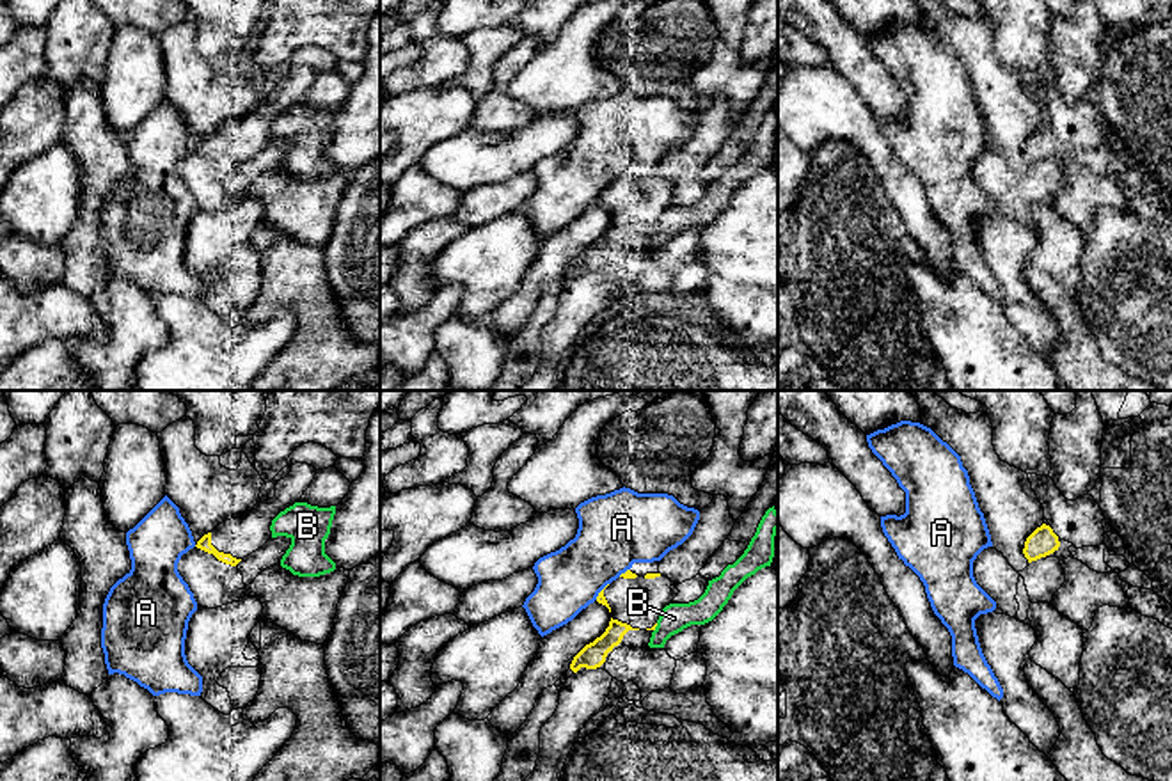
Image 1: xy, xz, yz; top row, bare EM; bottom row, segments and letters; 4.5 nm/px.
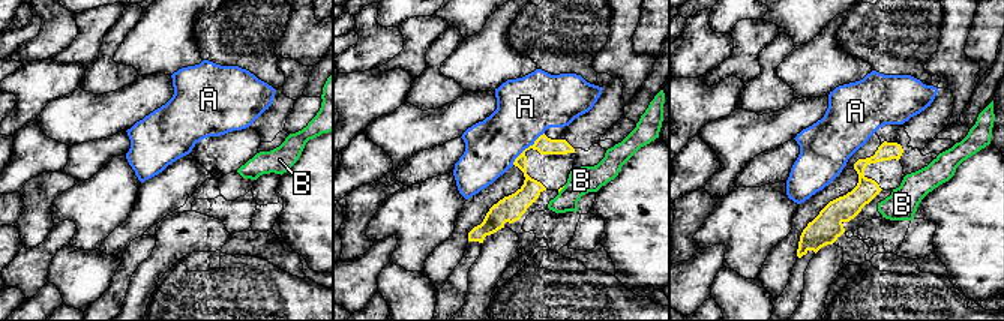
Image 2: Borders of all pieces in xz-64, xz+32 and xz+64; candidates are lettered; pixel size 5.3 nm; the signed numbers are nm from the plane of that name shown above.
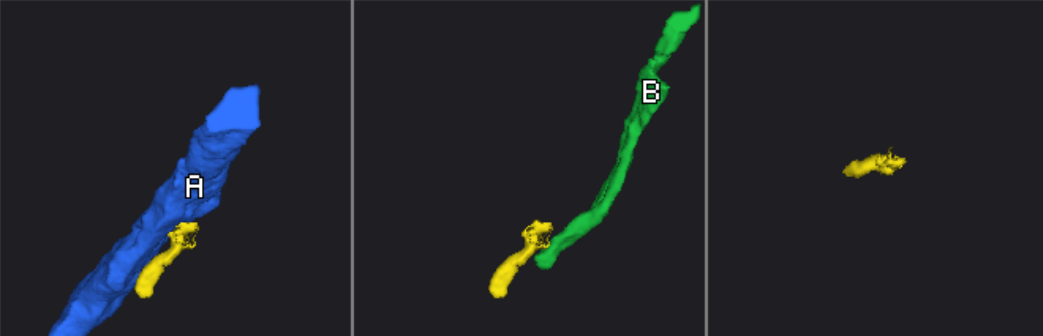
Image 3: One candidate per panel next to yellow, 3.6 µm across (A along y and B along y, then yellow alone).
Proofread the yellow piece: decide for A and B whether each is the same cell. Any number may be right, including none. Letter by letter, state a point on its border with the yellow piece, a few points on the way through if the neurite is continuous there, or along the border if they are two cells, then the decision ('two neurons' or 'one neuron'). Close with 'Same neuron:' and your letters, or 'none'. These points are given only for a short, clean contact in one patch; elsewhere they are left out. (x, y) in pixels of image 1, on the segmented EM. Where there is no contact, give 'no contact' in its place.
A: xz (601, 591) | two neurons
B: xz (656, 625) | two neurons
Same neuron: none

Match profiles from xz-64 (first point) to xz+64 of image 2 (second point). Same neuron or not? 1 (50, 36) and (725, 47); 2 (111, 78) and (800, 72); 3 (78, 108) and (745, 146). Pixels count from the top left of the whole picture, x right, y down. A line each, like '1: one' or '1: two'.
1: one
2: two
3: one

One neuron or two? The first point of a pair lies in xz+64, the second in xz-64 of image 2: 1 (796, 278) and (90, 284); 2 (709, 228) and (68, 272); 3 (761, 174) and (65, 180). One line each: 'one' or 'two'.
1: two
2: two
3: two

